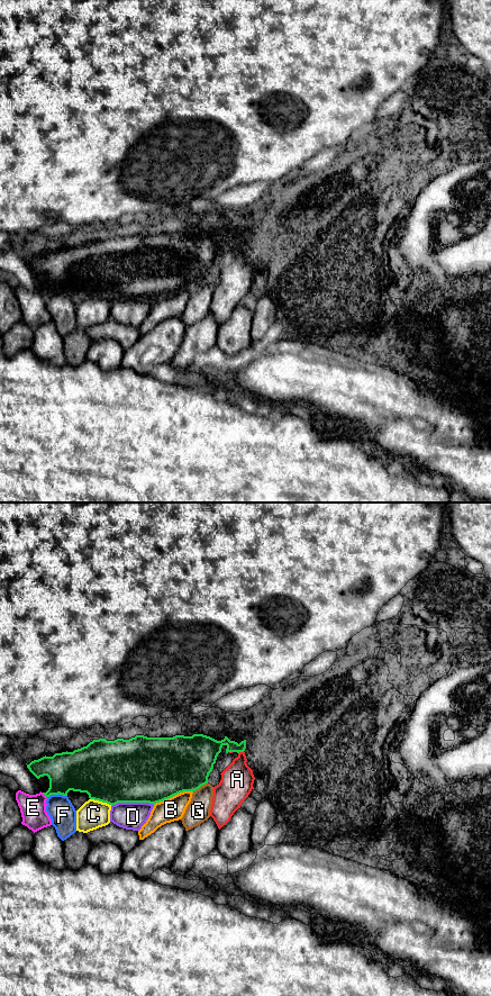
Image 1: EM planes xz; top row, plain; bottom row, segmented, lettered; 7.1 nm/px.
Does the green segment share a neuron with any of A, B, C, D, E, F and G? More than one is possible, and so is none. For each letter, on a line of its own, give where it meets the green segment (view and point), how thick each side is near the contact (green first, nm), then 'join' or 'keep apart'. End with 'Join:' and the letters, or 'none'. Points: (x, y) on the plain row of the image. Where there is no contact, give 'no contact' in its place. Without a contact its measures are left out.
A: xz (241, 247) | 190/240 nm | keep apart
B: xz (173, 291) | 460/170 nm | keep apart
C: xz (101, 297) | 440/200 nm | keep apart
D: xz (132, 298) | 480/190 nm | keep apart
E: xz (44, 290) | 280/190 nm | keep apart
F: xz (56, 290) | 300/190 nm | keep apart
G: xz (199, 283) | 400/170 nm | keep apart
Join: none

